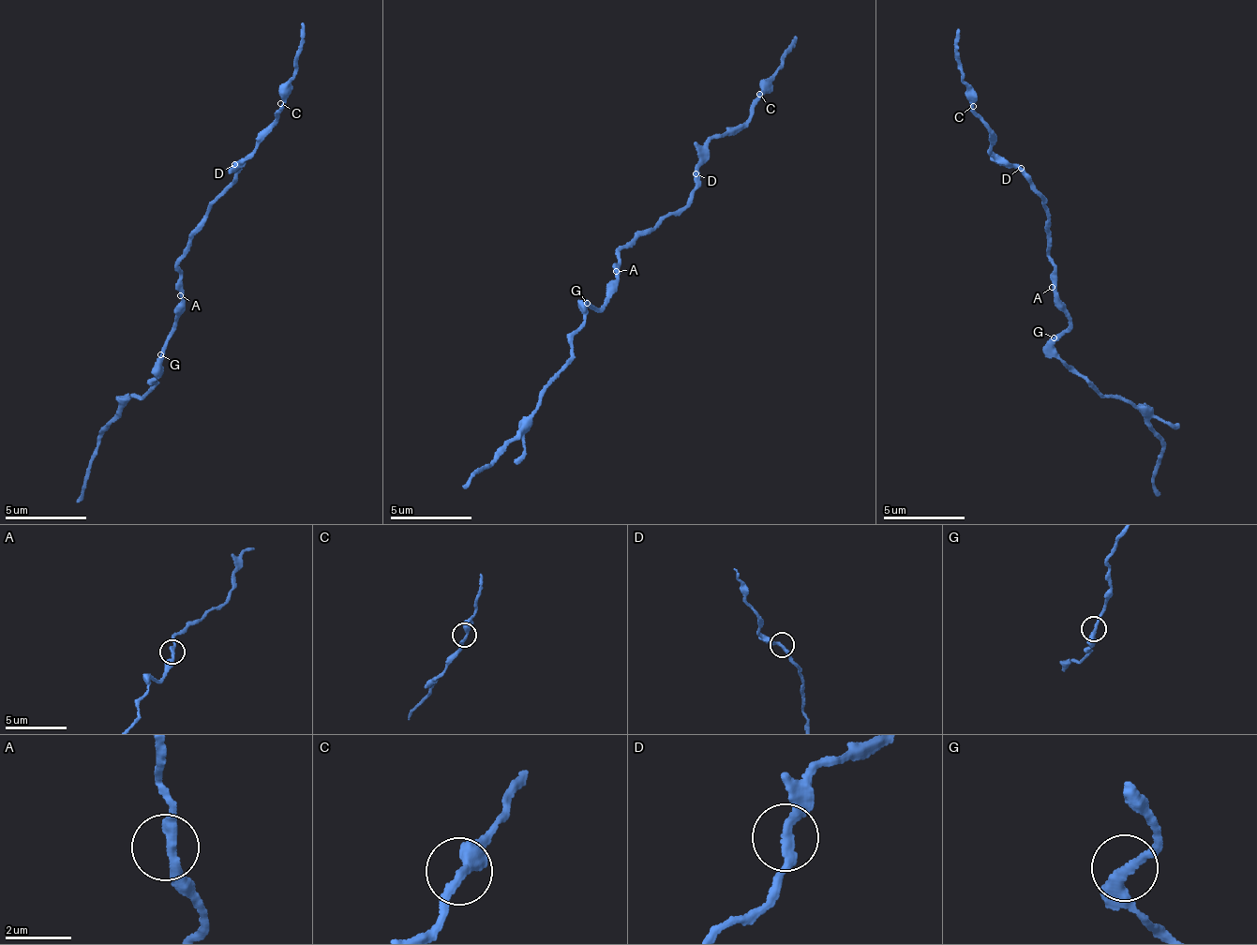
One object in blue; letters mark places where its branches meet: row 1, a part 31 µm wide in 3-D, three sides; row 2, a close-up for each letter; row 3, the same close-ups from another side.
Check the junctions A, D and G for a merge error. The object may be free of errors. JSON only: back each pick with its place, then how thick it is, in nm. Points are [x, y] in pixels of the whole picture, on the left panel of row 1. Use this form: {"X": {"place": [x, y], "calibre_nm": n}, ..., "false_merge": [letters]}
{"false_merge": []}

